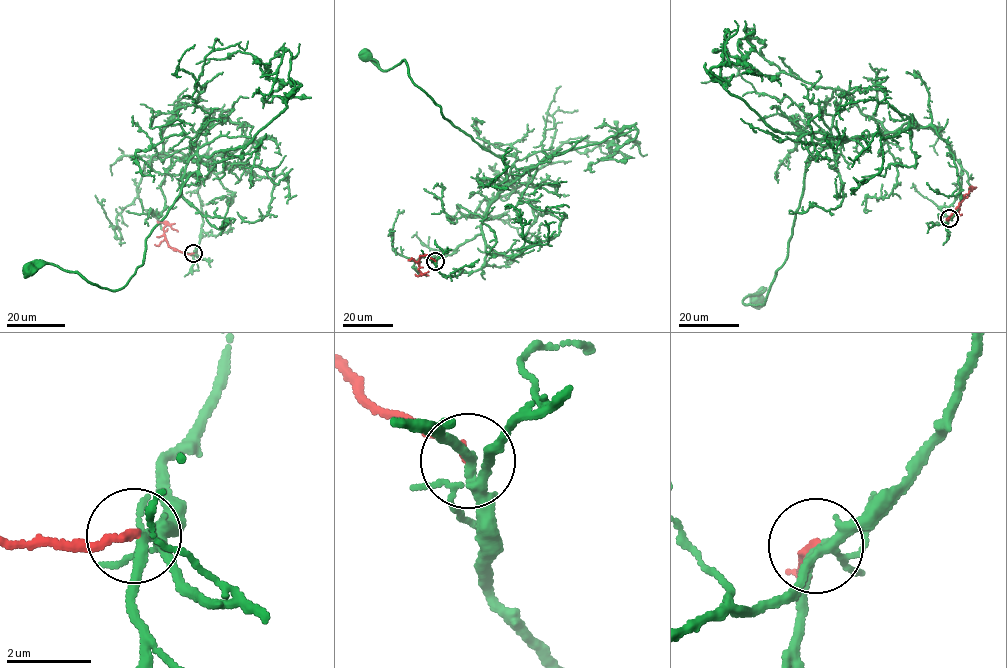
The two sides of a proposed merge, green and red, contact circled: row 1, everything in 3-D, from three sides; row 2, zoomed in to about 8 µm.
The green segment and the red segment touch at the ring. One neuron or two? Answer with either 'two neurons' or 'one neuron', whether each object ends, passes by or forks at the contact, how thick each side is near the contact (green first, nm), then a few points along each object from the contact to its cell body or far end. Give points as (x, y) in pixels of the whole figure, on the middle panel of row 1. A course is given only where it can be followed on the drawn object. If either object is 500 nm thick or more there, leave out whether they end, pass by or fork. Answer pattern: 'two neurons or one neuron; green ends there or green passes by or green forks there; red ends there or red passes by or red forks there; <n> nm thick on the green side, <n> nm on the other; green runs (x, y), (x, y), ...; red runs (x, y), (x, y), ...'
two neurons; green forks there; red ends there; 220 nm thick on the green side, 190 nm on the other; green runs (435, 261), (447, 276), (482, 268), (483, 216), (505, 162), (445, 119), (404, 60), (383, 71), (364, 54); red runs (435, 260), (426, 255), (420, 256), (419, 271), (422, 274), (429, 271)

